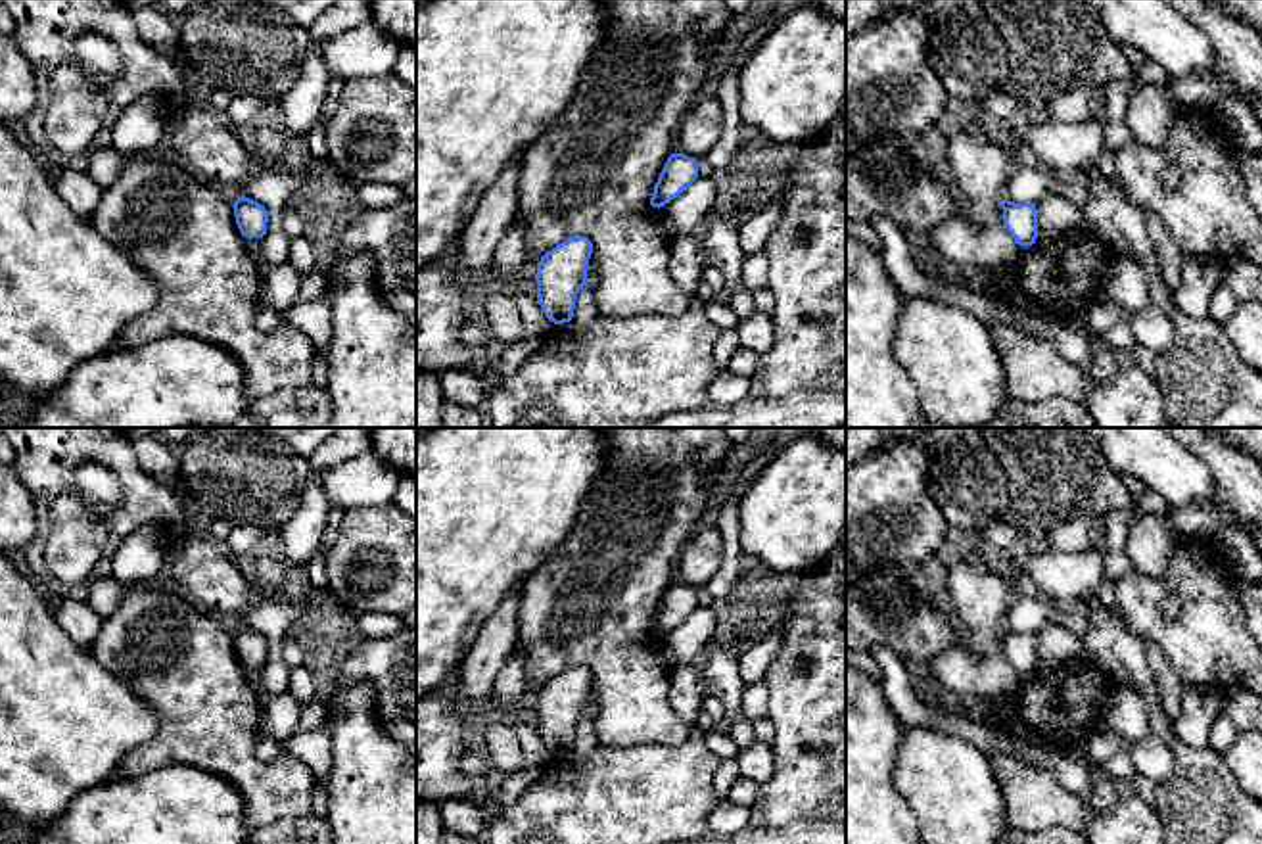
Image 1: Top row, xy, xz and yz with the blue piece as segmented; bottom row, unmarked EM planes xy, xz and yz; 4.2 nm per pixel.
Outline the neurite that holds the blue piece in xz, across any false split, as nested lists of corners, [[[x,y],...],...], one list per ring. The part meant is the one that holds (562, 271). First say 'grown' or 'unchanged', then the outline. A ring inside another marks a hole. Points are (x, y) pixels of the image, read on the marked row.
unchanged; [[[573,236],[547,251],[537,263],[537,301],[554,324],[572,320],[575,297],[587,284],[591,253],[591,240]]]

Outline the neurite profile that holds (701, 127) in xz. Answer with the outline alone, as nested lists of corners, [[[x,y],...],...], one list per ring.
[[[715,96],[696,98],[679,123],[679,150],[689,157],[704,157],[719,140],[723,107]]]

